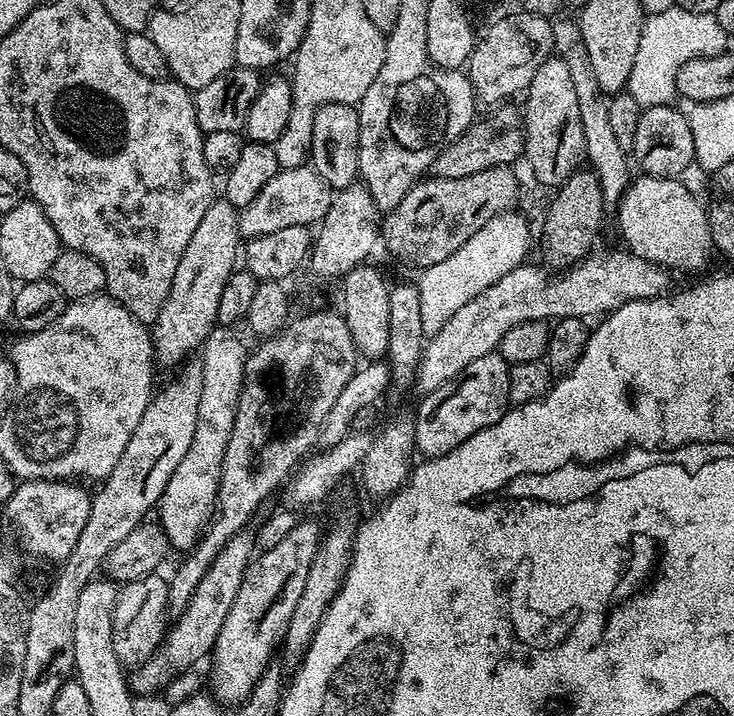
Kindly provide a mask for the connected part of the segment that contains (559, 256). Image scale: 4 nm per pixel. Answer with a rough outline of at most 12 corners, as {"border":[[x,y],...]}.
{"border":[[592,170],[555,189],[542,235],[543,263],[585,259],[606,205]]}

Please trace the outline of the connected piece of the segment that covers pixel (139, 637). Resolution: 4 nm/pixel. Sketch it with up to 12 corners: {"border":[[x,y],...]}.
{"border":[[145,574],[116,593],[112,641],[139,666],[164,642],[168,583]]}

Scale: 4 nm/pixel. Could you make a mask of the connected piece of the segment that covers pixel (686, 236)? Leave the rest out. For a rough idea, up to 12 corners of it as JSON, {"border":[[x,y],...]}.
{"border":[[637,175],[618,204],[627,251],[696,272],[708,209],[671,176]]}

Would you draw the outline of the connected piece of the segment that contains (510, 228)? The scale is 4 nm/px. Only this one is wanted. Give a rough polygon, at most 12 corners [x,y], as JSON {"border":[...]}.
{"border":[[524,215],[488,219],[421,273],[425,335],[527,259]]}

